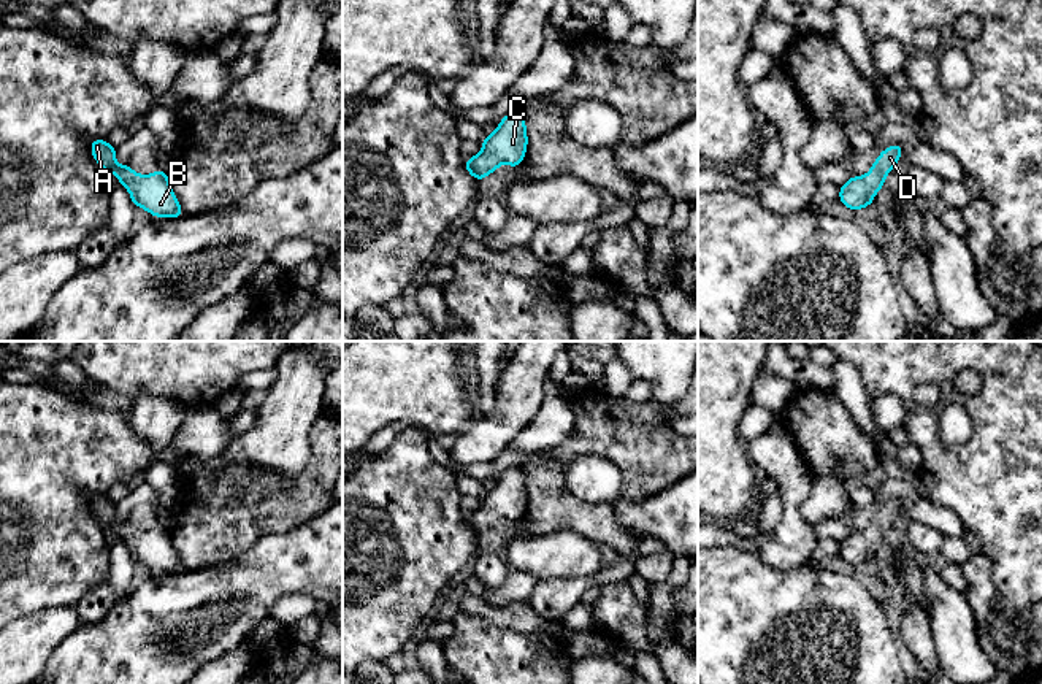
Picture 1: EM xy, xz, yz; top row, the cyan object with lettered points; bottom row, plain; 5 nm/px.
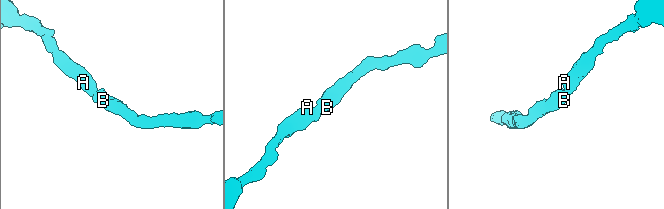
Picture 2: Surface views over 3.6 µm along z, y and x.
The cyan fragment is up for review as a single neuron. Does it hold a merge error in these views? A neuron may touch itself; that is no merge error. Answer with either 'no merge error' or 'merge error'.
no merge error

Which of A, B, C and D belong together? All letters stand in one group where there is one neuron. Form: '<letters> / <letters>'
A B C D

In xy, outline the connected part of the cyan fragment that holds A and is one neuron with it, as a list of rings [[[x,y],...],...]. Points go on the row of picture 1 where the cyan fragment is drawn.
[[[92,140],[90,152],[105,173],[113,173],[125,190],[130,192],[132,203],[146,209],[154,217],[181,217],[182,208],[171,189],[165,171],[155,170],[151,175],[140,175],[127,163],[117,165],[117,151],[105,140]]]

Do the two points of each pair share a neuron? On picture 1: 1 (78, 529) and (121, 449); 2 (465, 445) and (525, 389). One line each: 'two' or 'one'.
1: one
2: one

